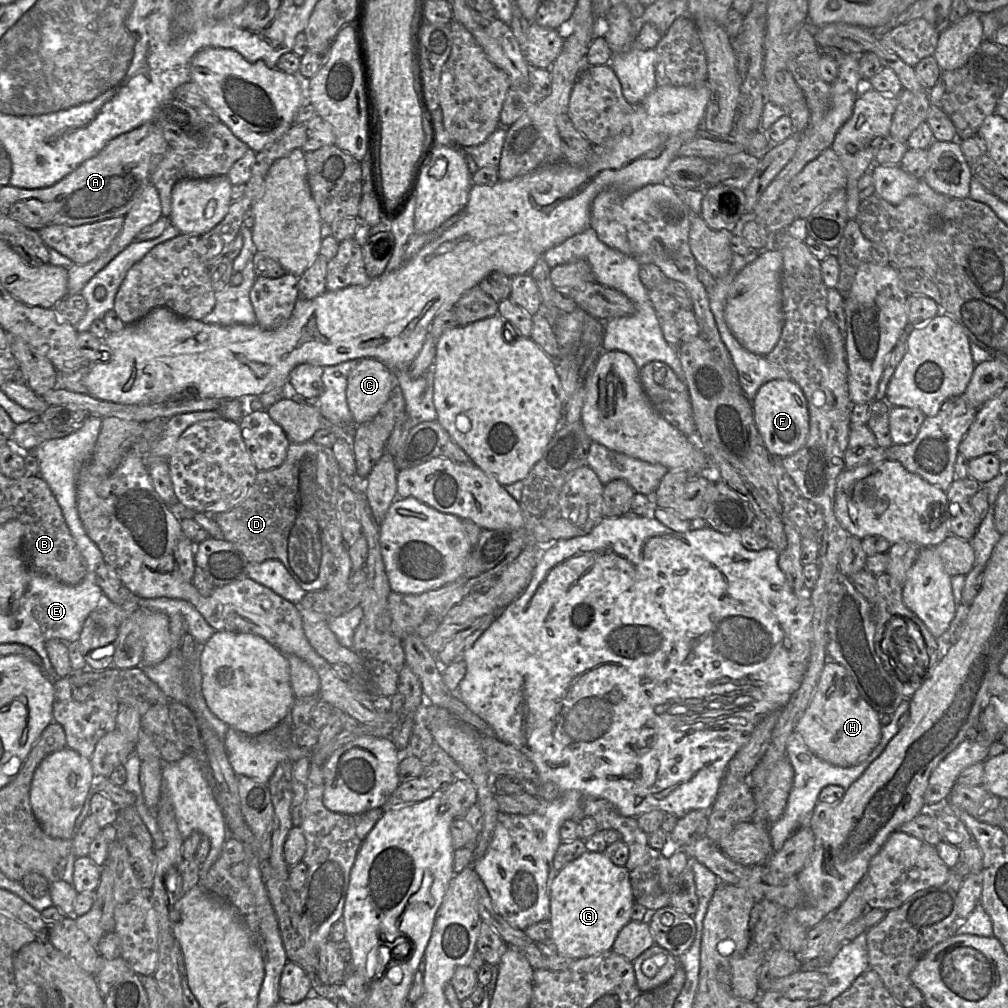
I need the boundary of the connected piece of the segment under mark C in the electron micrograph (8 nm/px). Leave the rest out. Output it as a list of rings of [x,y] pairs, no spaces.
[[[363,358],[348,376],[347,402],[354,424],[370,422],[385,406],[395,384],[393,371],[382,361]]]

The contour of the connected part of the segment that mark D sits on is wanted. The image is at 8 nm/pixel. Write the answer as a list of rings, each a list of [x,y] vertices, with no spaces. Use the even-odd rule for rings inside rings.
[[[312,440],[302,444],[291,443],[285,461],[279,467],[259,471],[245,500],[228,511],[216,513],[214,519],[224,540],[235,545],[250,563],[279,560],[306,592],[324,590],[334,572],[335,560],[347,548],[337,513],[341,485],[341,470],[332,448],[318,445]]]

